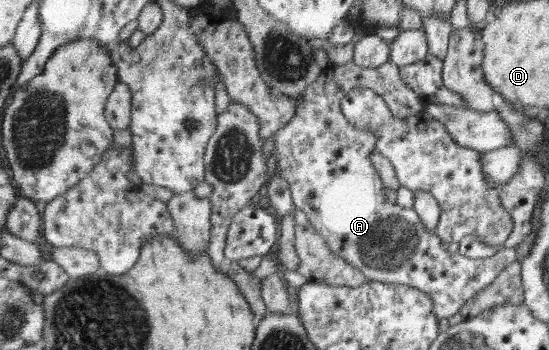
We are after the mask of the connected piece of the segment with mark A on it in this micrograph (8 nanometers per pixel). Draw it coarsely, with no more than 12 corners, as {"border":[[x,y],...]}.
{"border":[[388,62],[329,66],[274,135],[276,174],[333,254],[368,281],[426,290],[438,320],[514,264],[408,225],[341,108],[422,98]]}

